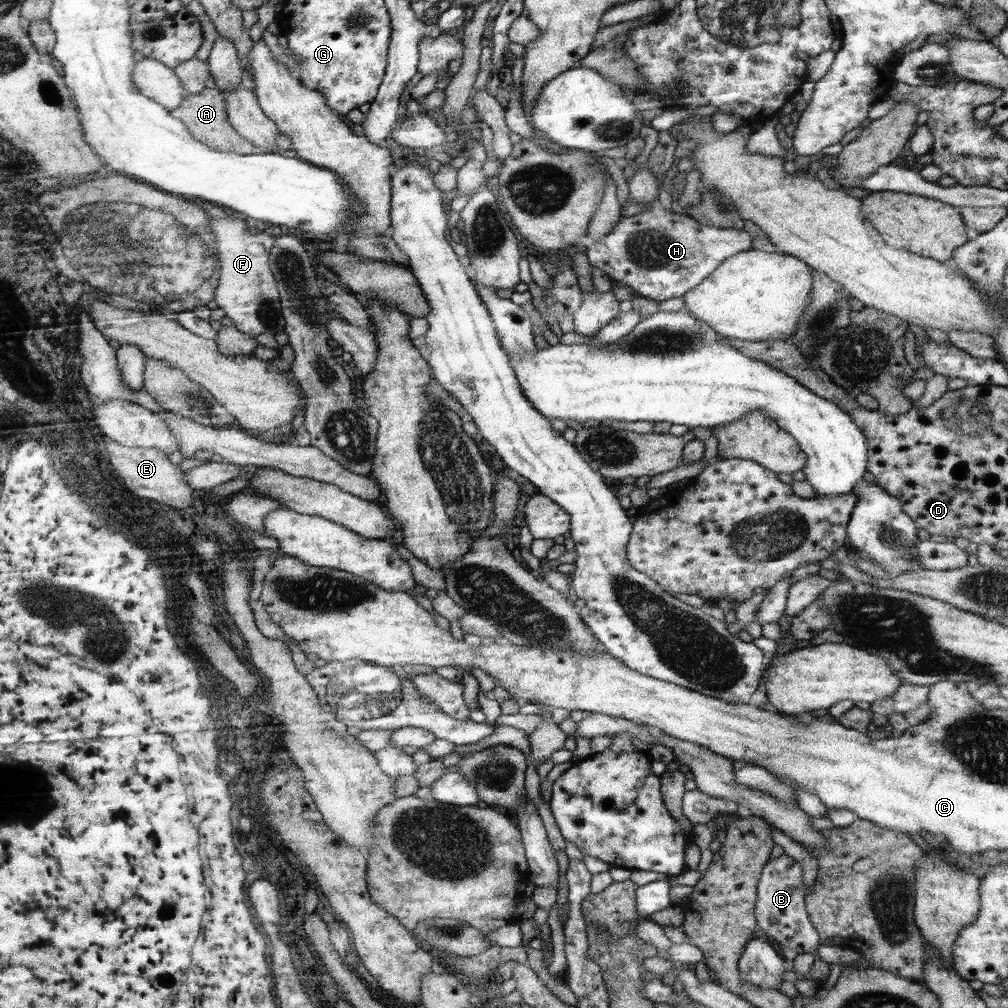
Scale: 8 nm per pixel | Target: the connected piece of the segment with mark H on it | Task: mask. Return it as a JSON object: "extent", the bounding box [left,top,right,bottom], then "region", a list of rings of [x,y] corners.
{"extent":[586,203,752,302],"region":[[[656,203],[646,212],[624,214],[610,234],[587,243],[586,256],[610,280],[628,284],[640,297],[662,302],[685,296],[712,276],[724,260],[751,246],[752,237],[744,228],[700,224],[688,214],[675,214]]]}

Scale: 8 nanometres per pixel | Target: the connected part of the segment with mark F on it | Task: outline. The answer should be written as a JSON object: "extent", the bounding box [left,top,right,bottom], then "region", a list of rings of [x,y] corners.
{"extent":[212,218,284,336],"region":[[[238,218],[212,220],[217,238],[217,254],[221,266],[219,286],[215,290],[215,301],[225,316],[244,334],[258,336],[264,332],[276,335],[284,328],[284,317],[280,312],[280,296],[276,279],[268,266],[268,254],[274,246],[274,238],[268,234],[256,234]]]}

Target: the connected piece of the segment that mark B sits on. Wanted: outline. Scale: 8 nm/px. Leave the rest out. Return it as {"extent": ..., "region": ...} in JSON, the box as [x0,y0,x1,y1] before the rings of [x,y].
{"extent":[754,853,819,953],"region":[[[783,853],[771,858],[763,868],[757,884],[757,901],[754,914],[758,926],[762,928],[780,949],[794,948],[798,953],[815,953],[819,944],[819,934],[808,917],[805,907],[805,889],[802,883],[802,866],[792,856]]]}

